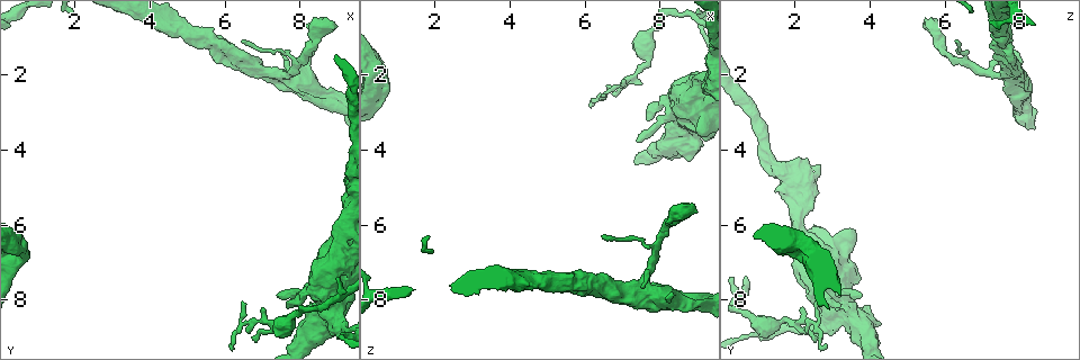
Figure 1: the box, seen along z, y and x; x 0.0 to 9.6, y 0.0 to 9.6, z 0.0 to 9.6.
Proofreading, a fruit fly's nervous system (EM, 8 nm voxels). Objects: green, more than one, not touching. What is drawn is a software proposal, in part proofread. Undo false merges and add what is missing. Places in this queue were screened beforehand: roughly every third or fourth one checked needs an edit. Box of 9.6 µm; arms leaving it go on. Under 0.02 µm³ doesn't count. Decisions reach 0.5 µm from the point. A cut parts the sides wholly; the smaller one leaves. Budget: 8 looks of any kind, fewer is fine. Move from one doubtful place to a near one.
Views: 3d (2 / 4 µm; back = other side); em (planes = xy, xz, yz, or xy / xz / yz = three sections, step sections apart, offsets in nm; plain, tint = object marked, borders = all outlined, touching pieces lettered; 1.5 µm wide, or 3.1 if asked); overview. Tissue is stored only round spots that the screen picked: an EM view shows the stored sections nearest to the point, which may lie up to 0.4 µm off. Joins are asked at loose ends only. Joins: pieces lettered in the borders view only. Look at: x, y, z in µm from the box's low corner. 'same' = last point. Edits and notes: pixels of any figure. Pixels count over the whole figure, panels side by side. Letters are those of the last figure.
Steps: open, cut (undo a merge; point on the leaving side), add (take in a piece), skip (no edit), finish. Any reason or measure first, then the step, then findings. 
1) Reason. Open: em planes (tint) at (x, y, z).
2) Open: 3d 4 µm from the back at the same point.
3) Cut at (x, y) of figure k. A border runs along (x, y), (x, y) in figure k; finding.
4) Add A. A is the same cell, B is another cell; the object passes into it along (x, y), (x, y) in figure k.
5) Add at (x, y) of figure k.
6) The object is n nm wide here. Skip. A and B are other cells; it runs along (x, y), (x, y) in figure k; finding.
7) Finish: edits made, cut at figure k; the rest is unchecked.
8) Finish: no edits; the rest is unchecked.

An open end. Open: 3d 4 µm at (8.90, 0.75, 5.55).

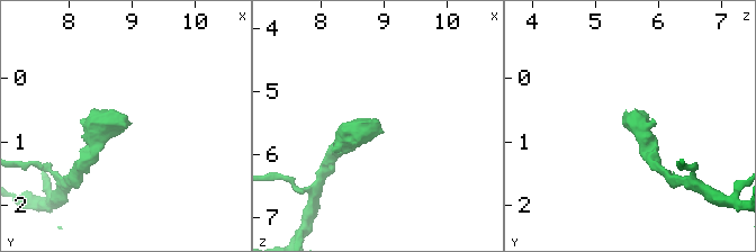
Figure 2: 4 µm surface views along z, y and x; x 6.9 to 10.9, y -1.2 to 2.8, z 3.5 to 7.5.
Open: em planes (plain) at (8.90, 0.80, 5.45).

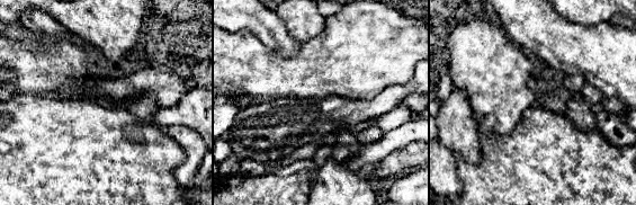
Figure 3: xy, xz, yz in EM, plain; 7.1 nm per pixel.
Open: em planes (borders) at the same point.

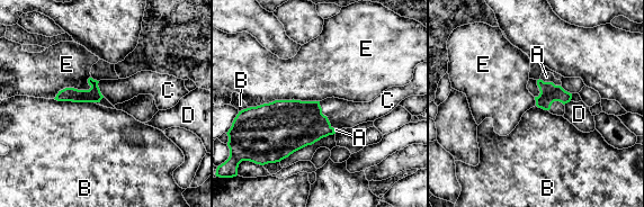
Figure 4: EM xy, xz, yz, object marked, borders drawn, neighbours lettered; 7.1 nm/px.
The longest contact is with E, 500 nm. Add C. C is the same cell, A, B, D and E are other cells; the neuron continues.

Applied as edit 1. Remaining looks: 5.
Open: overview.

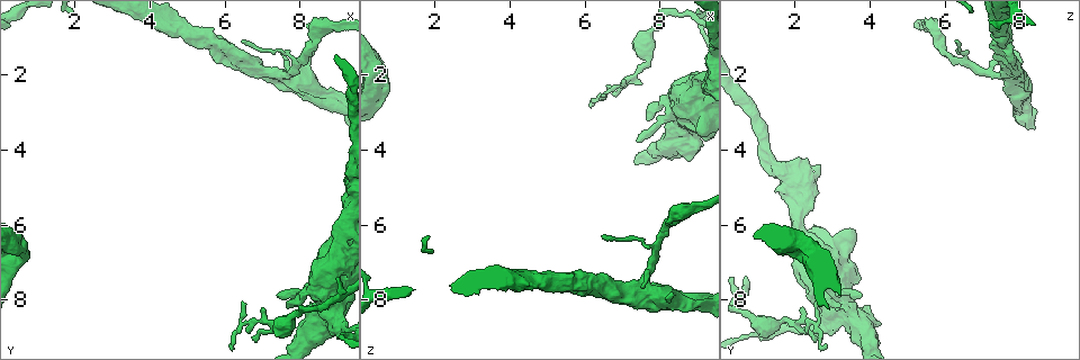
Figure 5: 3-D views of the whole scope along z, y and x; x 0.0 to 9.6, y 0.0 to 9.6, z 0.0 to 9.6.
Open: 3d 4 µm at (7.60, 8.20, 3.15).

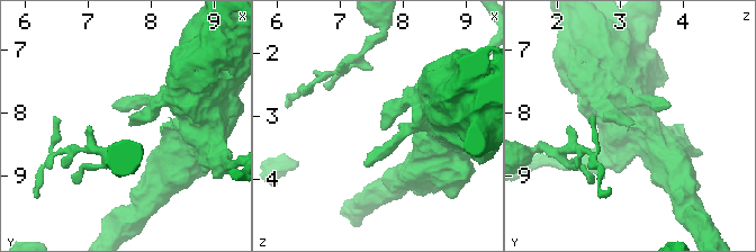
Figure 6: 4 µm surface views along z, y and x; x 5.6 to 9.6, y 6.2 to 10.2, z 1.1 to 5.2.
Need the tissue. Open: em yz step 8 (borders) at (7.65, 8.20, 3.20).

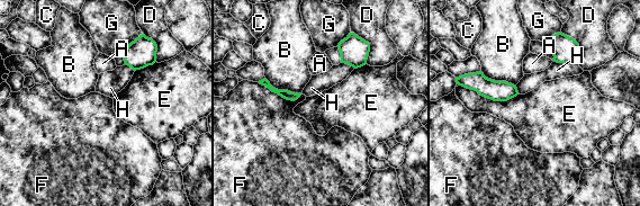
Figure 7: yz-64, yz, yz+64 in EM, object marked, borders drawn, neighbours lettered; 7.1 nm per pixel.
Open: em planes (borders) at the same point.

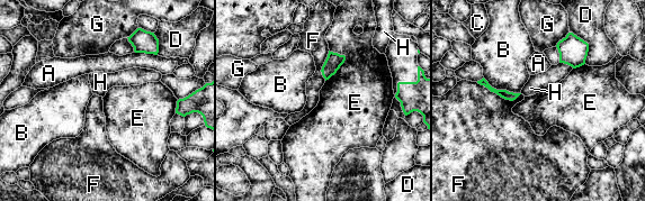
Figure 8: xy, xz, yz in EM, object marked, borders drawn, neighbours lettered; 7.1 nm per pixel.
Skip. A, B, C, D, E, F, G and H are other cells; a border runs along (476, 82), (505, 99), (520, 94) in figure 8; no lettered piece goes on from it.

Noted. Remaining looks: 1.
Thick turns thin. Open: em planes (borders) at (7.65, 8.65, 1.50).

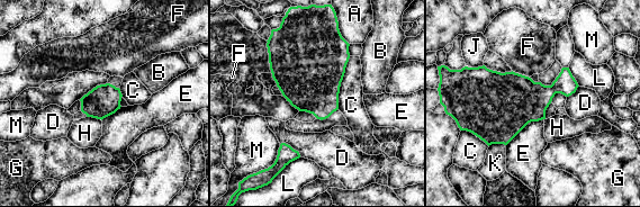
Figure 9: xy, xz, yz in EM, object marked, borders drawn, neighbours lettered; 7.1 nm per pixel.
The object is 220 nm wide here; the longest contact is with C, 380 nm. Skip. A, B, C, D, E, F, G, H, J, K, L and M are other cells; continuous, no second neuron.

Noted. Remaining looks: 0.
Finish: edits made, add at figure 4; the rest is unchecked.

